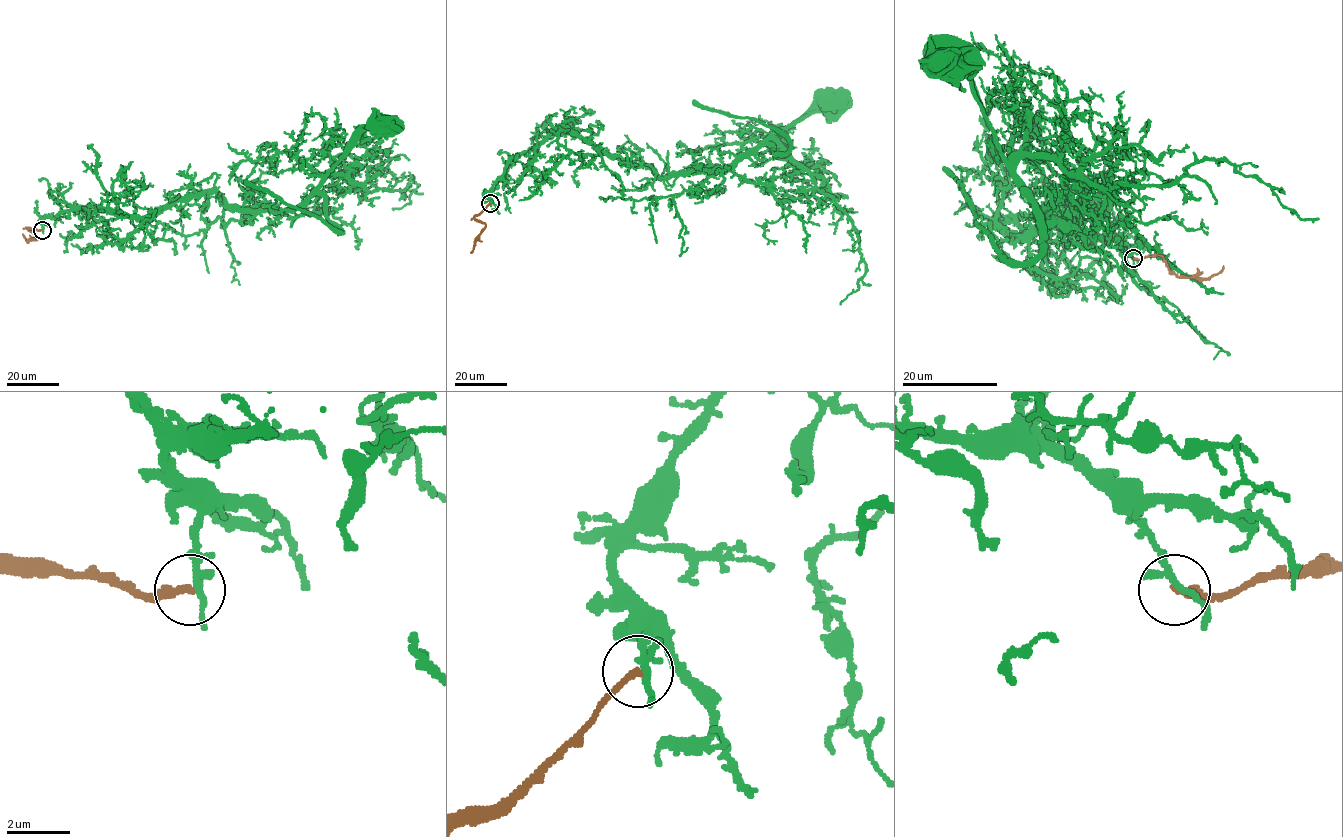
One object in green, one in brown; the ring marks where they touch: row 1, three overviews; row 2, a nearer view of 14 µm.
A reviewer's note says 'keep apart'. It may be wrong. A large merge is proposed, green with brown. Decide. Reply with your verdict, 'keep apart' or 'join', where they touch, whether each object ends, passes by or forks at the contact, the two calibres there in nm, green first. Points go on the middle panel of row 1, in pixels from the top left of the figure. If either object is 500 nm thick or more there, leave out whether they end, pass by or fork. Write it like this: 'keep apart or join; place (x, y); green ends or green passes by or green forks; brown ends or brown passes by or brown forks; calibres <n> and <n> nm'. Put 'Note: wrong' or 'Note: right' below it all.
keep apart; place (490, 203); green forks; brown ends; calibres 180 and 200 nm
Note: right

